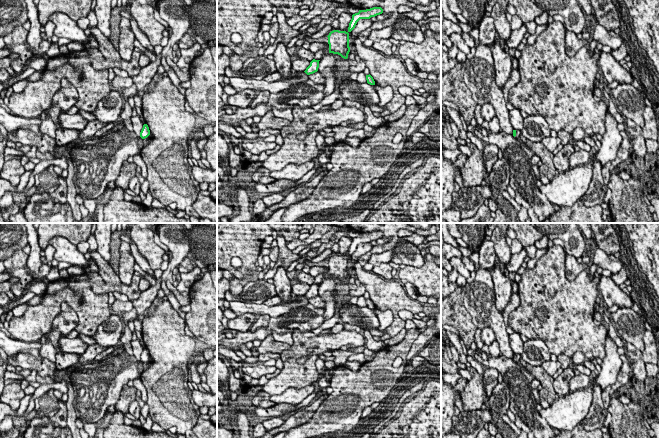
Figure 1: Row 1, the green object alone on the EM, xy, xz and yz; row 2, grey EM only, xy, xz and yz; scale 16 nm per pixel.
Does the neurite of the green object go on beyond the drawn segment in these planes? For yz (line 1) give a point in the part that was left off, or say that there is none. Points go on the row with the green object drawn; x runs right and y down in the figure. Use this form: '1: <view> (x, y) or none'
1: yz (518, 132)

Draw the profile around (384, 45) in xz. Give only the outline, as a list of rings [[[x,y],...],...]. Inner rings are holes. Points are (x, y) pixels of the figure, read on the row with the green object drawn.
[[[382,39],[379,42],[374,42],[371,48],[384,53],[385,55],[392,56],[392,46],[393,44],[388,39]]]

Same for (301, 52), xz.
[[[303,47],[297,48],[296,50],[296,55],[301,58],[301,59],[307,59],[310,62],[314,59],[314,54],[313,52],[311,52],[310,50],[307,50]]]

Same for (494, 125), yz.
[[[494,116],[492,120],[488,122],[488,124],[489,124],[490,131],[492,133],[499,133],[500,131],[502,131],[500,128],[499,120],[496,116]]]

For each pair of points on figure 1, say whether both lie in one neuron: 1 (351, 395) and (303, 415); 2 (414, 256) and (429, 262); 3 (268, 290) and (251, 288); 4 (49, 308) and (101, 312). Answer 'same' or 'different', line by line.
1: different
2: different
3: same
4: same

